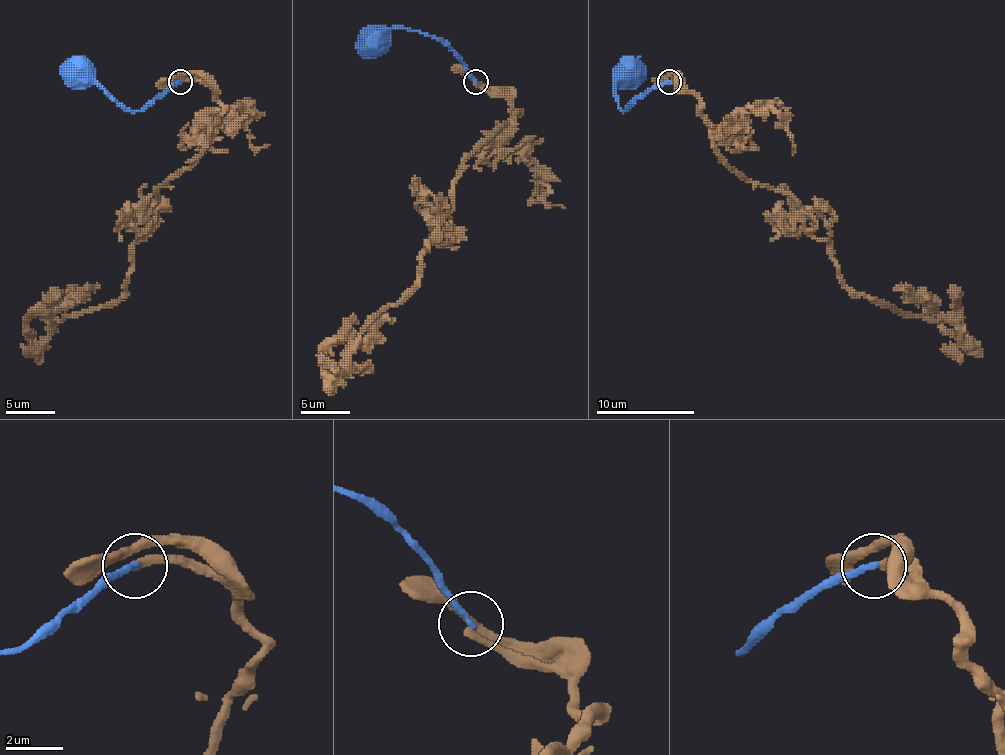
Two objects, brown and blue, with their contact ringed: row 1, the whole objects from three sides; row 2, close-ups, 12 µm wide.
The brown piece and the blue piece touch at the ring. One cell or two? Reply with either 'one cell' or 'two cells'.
two cells

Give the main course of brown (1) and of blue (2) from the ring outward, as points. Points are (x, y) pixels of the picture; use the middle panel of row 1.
1: (476, 82), (518, 114), (464, 163), (420, 277), (365, 328), (346, 368), (316, 355)
2: (476, 82), (461, 60), (447, 45), (429, 35), (393, 28), (383, 43), (373, 40)

